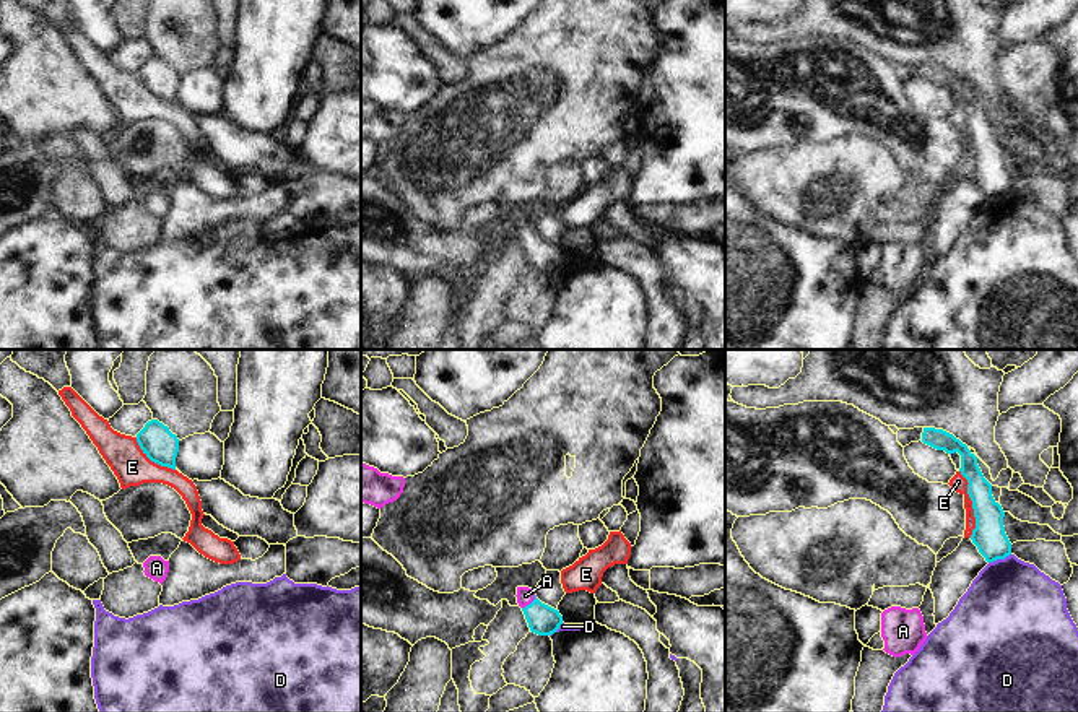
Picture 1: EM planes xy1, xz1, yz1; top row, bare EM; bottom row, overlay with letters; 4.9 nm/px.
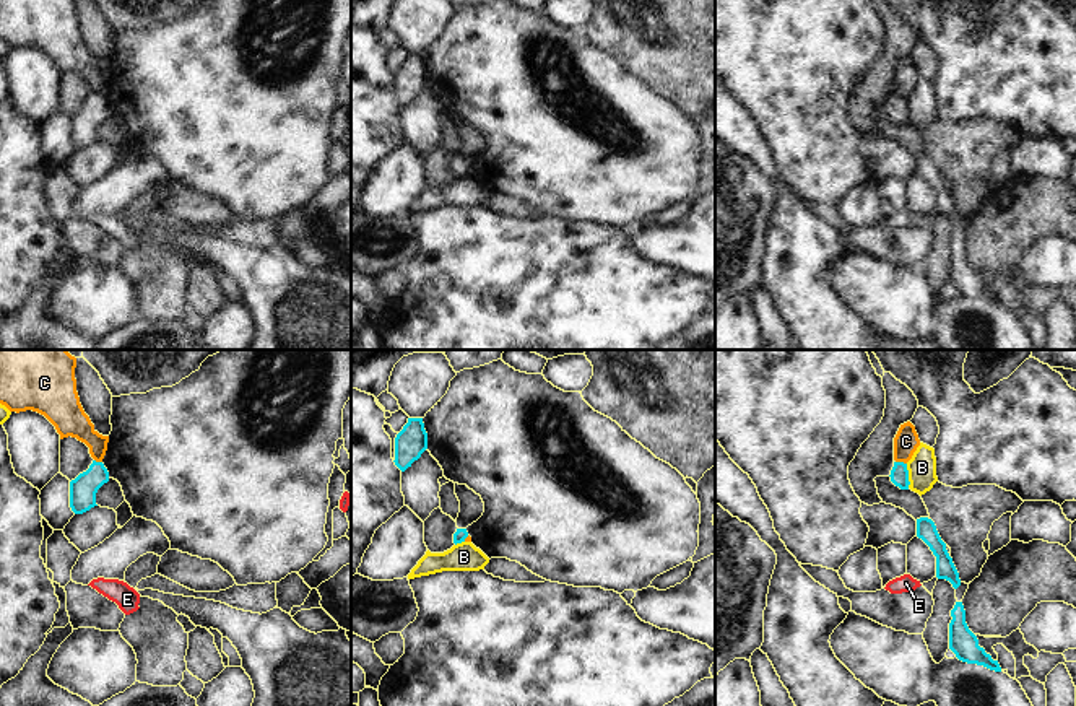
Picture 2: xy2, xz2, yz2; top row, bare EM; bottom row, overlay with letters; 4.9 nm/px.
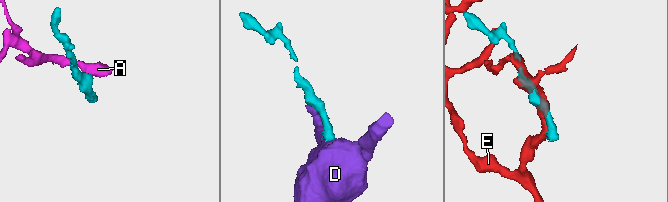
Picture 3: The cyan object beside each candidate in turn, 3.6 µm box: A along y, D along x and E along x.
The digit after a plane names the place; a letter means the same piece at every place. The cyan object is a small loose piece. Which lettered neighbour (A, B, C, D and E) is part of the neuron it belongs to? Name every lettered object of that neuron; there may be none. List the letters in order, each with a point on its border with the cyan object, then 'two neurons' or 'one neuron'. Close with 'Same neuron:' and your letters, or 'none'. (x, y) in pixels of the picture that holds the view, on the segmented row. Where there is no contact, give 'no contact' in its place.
A: contact xz1 (530, 603); one neuron
B: contact yz2 (907, 475); two neurons
C: contact yz2 (901, 462); two neurons
D: contact yz1 (999, 558); two neurons
E: contact yz1 (973, 504); two neurons
Same neuron: A

